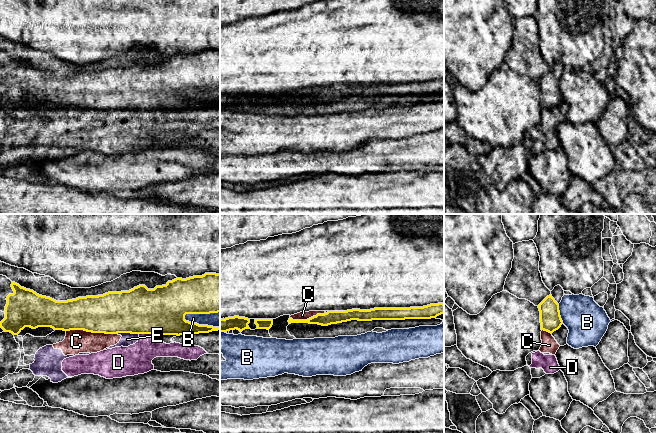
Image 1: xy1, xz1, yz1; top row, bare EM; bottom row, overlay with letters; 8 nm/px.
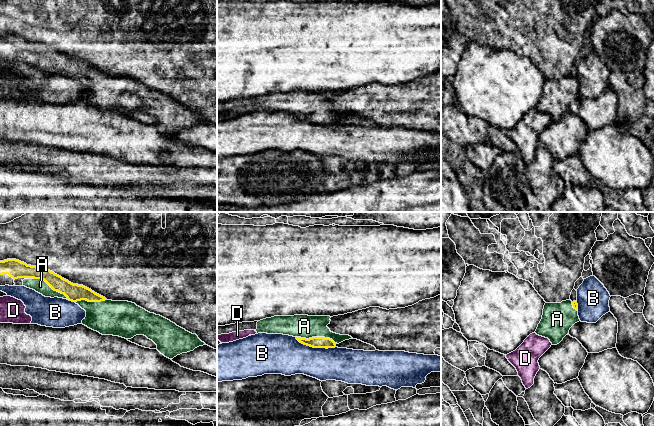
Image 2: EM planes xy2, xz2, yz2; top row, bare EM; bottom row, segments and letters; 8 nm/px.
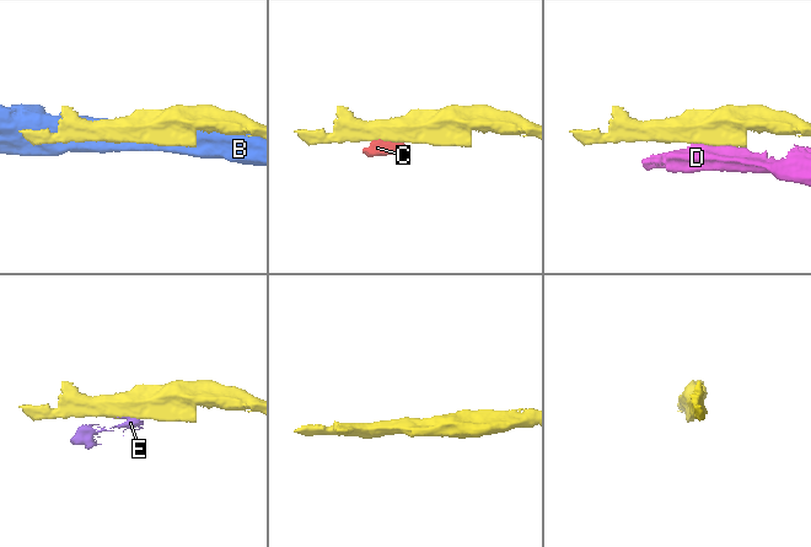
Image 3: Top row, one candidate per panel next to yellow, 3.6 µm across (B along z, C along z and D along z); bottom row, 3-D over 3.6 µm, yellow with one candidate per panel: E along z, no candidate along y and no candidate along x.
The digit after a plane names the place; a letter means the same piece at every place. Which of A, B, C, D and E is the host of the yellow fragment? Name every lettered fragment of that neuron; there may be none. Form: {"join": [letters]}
{"join": ["A"]}

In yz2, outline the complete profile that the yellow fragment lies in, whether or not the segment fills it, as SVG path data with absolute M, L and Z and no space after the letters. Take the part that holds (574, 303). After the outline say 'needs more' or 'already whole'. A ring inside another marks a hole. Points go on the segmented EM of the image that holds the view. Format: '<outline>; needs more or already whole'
M576 301L545 303L542 319L535 333L548 338L552 345L557 345L568 335L570 328L579 321Z; needs more

